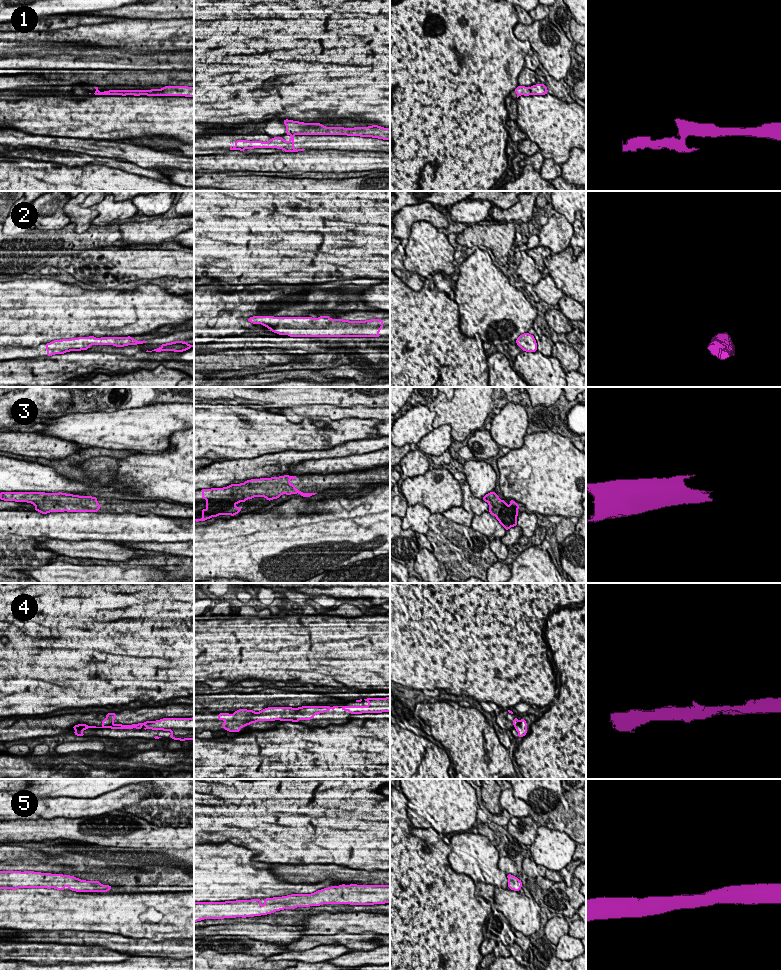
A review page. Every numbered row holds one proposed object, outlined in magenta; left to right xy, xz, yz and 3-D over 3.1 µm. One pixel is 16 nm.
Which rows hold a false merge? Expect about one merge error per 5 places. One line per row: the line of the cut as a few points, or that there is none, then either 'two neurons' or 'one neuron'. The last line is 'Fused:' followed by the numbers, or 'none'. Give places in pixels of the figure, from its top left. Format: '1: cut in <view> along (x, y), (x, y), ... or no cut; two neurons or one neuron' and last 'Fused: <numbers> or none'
1: cut in yz along (529, 88), (531, 94); two neurons
2: no cut; one neuron
3: no cut; one neuron
4: cut in xy along (112, 723), (102, 727); two neurons
5: no cut; one neuron
Fused: 1, 4

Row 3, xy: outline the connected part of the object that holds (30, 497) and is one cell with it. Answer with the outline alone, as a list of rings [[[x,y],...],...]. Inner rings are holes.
[[[0,492],[0,500],[31,503],[35,506],[34,510],[42,514],[64,511],[98,512],[102,508],[97,497],[62,492]]]

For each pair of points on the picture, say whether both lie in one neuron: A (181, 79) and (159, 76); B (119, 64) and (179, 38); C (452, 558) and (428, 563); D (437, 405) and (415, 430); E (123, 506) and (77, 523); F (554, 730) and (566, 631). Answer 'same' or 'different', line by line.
A: same
B: different
C: different
D: different
E: different
F: same

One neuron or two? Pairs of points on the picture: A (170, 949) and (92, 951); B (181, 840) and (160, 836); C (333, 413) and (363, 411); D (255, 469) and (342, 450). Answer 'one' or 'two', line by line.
A: two
B: one
C: one
D: one

